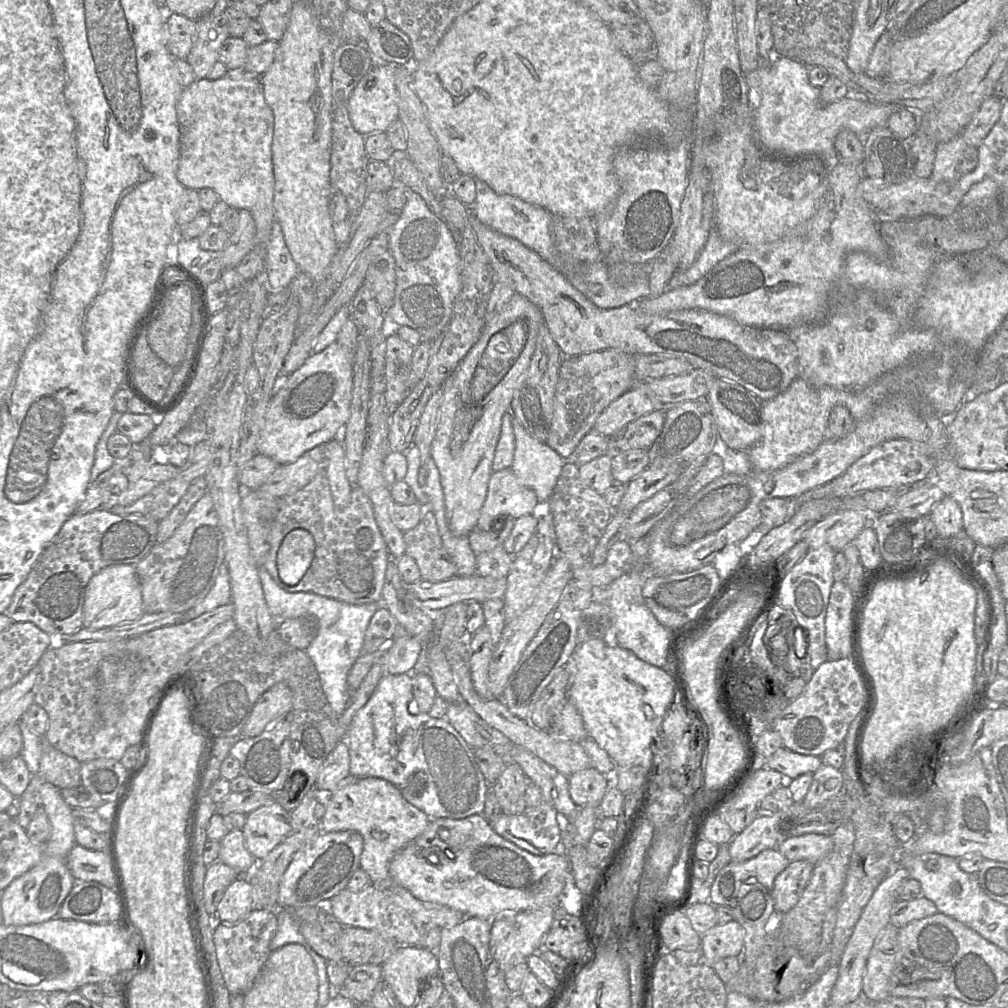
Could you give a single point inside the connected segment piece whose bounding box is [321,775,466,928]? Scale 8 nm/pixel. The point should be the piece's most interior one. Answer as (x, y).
(374, 807)

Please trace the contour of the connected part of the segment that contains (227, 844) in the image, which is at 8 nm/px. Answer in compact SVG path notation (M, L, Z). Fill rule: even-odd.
M232 830L220 841L219 861L234 868L239 876L257 866L257 861L246 847L242 830Z

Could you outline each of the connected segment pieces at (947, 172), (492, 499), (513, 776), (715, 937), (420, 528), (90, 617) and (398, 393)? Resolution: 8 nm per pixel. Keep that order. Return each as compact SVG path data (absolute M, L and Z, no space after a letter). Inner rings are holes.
M961 135L936 145L931 178L948 184L956 183L978 164L977 148L966 143Z
M510 468L493 472L485 501L476 527L489 531L497 517L511 517L514 520L528 514L538 514L540 505L532 489L519 483Z
M508 762L493 786L493 791L505 815L516 815L526 808L525 790L528 779L521 766Z
M736 920L717 924L701 935L701 953L704 962L713 965L718 960L740 956L744 948L745 930Z
M430 510L422 513L416 527L403 533L405 553L417 563L421 579L429 582L440 582L456 576L456 566L450 561L439 534L435 515Z
M119 564L108 566L89 581L84 599L83 626L98 630L138 620L144 613L142 590L136 566Z
M396 333L385 341L385 400L390 411L395 410L408 396L411 360L415 348Z

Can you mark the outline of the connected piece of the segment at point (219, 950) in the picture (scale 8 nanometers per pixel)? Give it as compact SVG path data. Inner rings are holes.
M253 909L237 922L222 922L213 934L216 956L230 994L245 993L264 967L271 954L270 942L277 930L277 910Z

